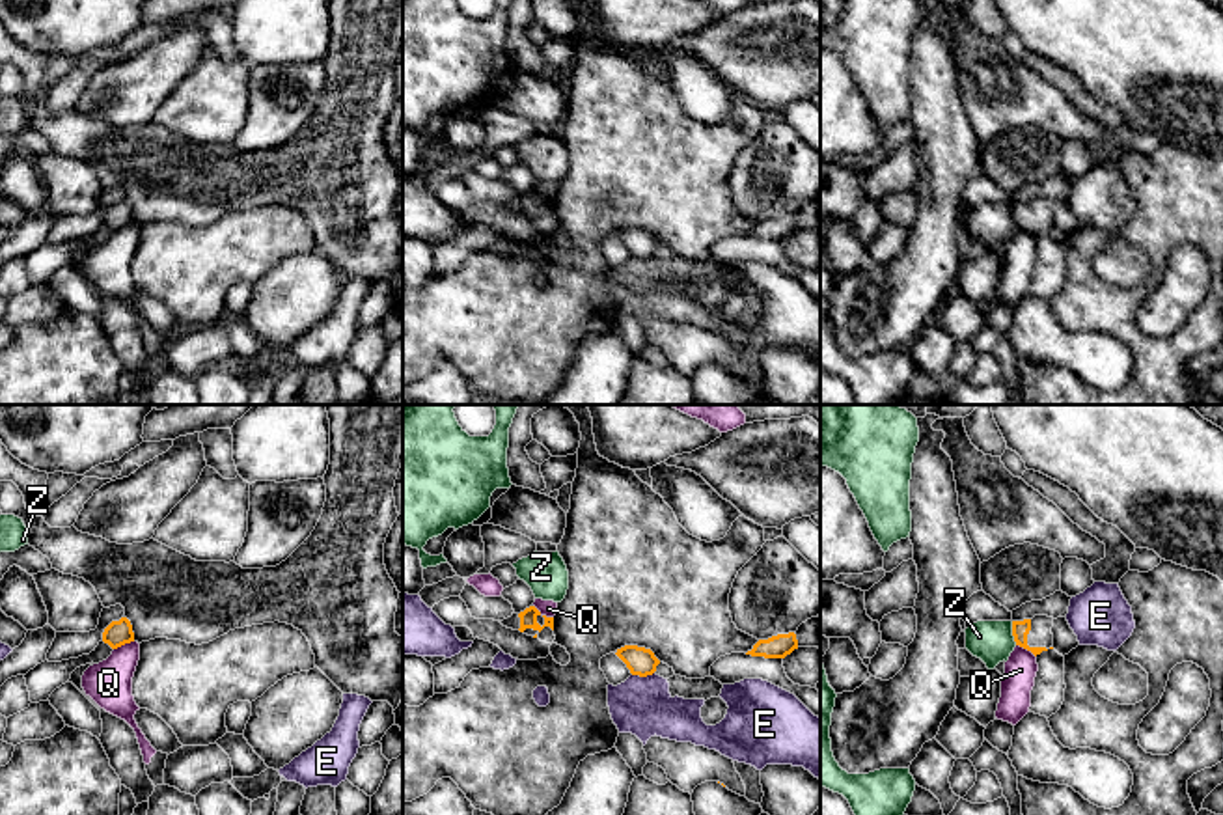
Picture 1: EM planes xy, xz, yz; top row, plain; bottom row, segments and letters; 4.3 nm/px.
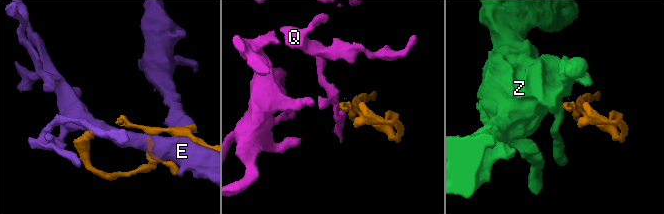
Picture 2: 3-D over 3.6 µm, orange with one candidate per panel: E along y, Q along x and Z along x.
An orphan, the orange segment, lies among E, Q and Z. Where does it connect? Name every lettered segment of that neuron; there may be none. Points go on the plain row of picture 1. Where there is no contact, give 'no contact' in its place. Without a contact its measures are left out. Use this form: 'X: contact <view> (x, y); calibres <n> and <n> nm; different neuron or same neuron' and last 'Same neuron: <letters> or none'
E: contact xz (642, 258); calibres 120 and 260 nm; different neuron
Q: contact xz (543, 198); calibres 80 and 70 nm; different neuron
Z: contact yz (1013, 215); calibres 80 and 180 nm; different neuron
Same neuron: none

